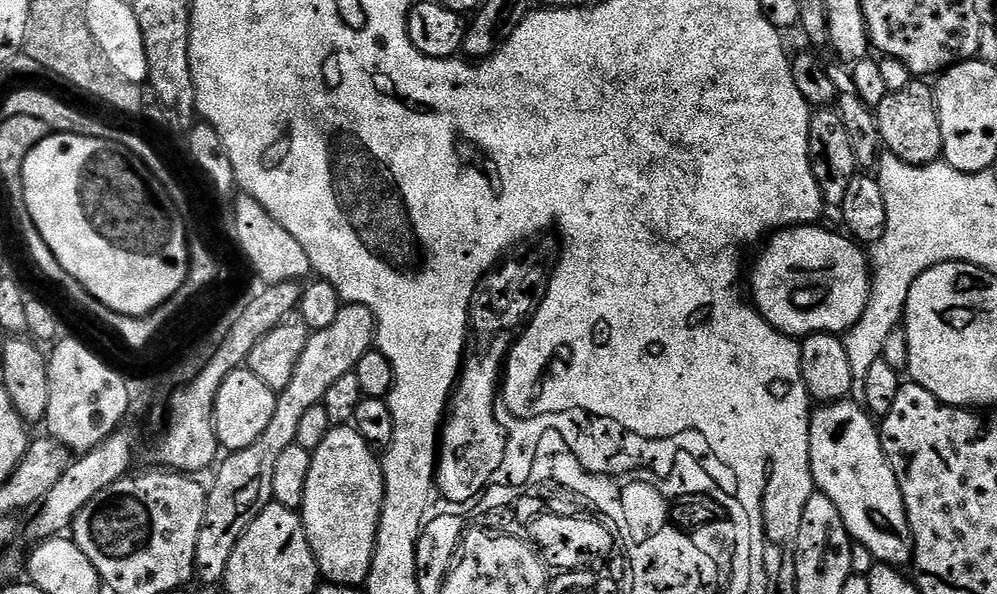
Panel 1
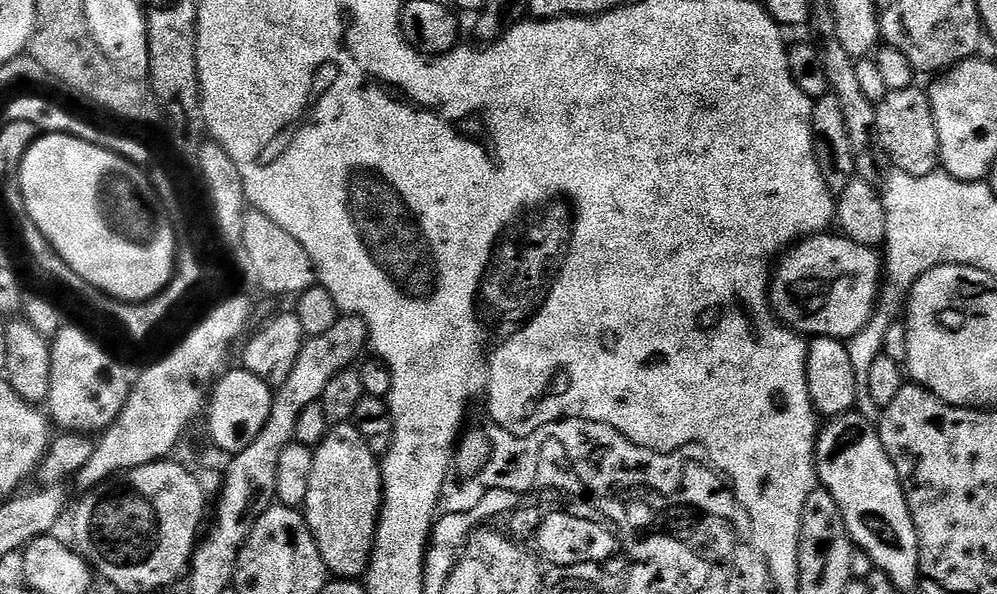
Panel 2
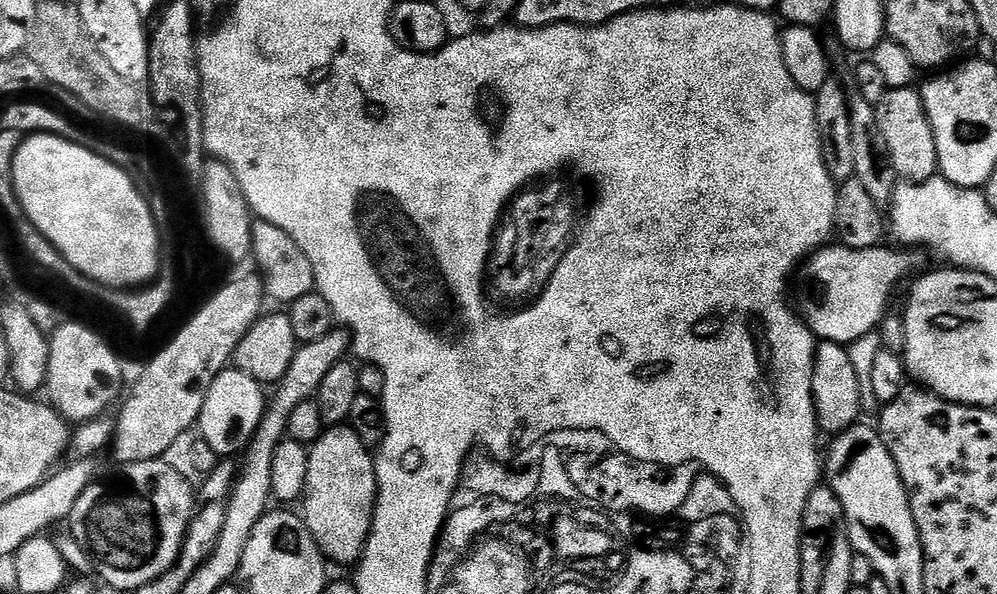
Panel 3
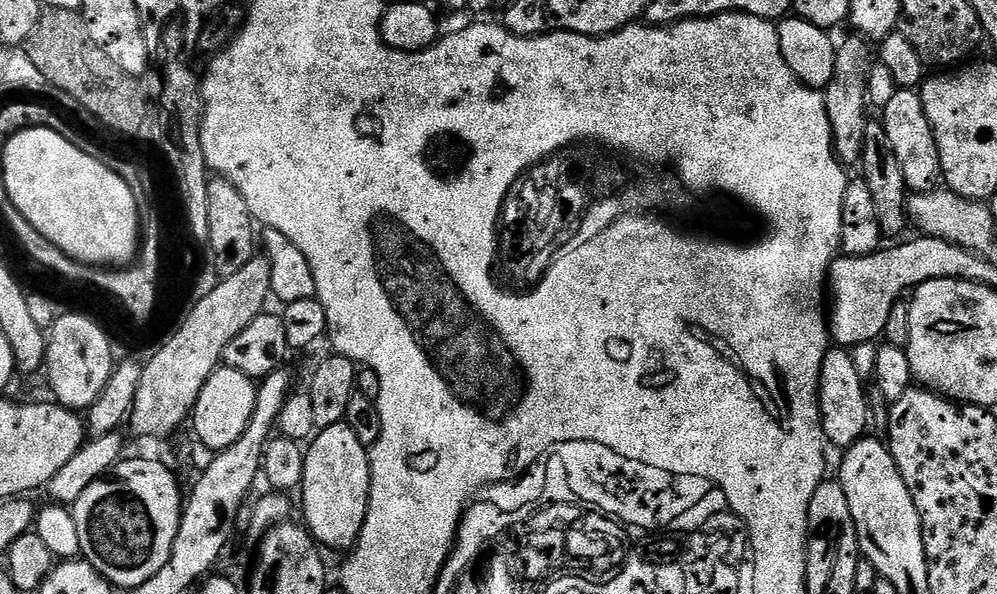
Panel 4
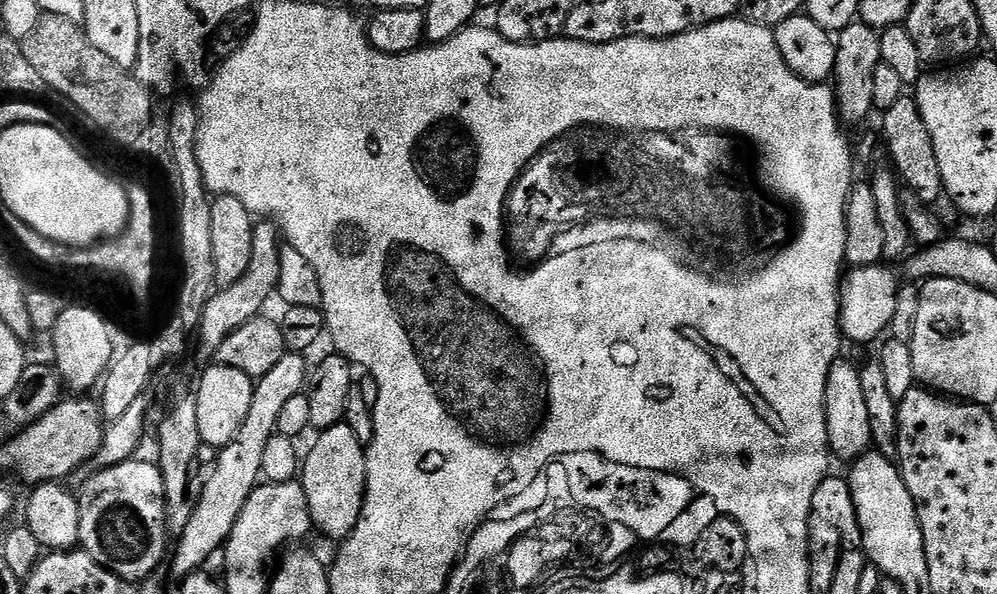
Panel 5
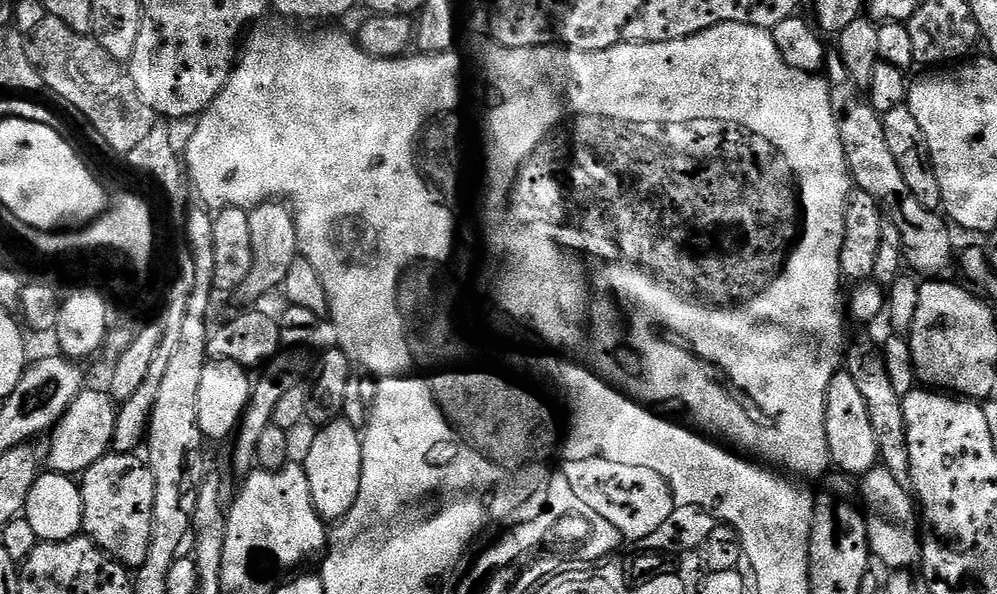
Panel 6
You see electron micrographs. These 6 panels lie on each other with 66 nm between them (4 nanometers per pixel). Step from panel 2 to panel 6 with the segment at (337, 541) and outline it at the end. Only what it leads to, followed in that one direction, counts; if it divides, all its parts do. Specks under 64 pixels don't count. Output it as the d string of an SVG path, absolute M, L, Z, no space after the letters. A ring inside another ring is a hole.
M343 418L332 420L317 432L320 433L309 442L308 453L302 457L306 478L310 482L310 498L314 498L314 510L321 520L339 522L354 506L354 502L358 502L364 457L362 432Z

